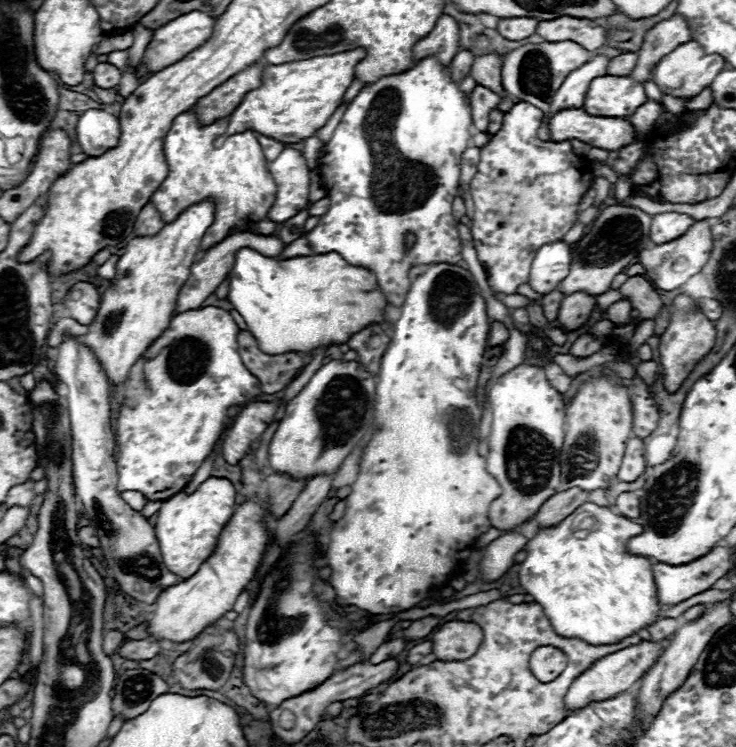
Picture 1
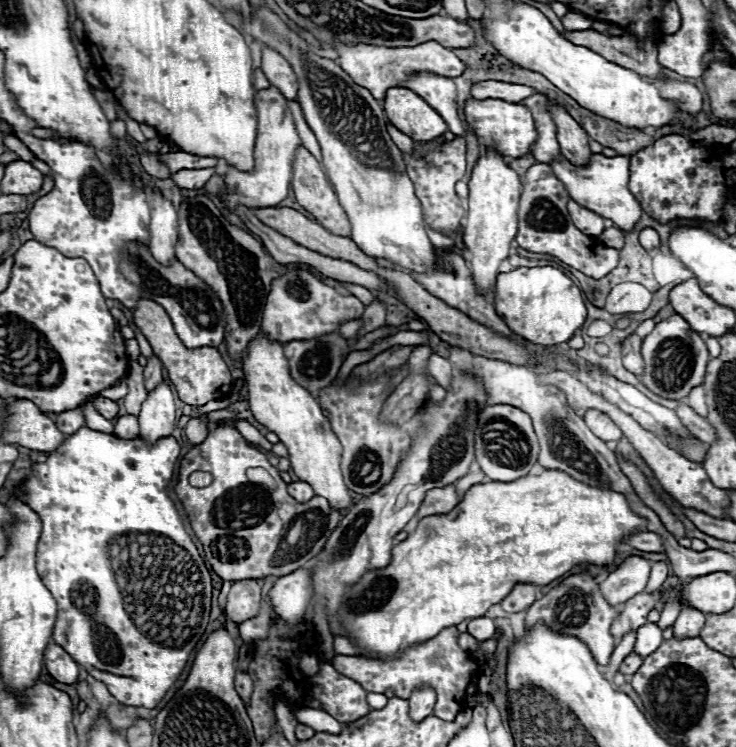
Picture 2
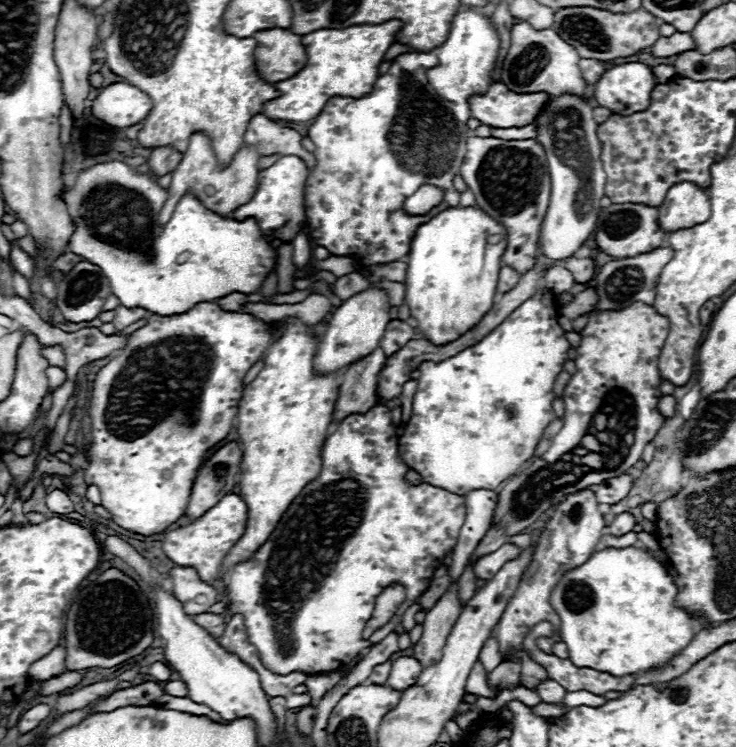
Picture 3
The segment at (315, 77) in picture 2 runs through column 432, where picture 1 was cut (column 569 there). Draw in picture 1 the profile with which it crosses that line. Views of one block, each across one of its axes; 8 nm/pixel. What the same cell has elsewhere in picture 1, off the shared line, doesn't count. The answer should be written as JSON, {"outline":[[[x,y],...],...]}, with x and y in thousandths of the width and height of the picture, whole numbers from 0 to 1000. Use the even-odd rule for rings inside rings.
{"outline":[[[764,321],[753,327],[739,327],[726,340],[723,348],[723,359],[720,359],[723,388],[731,391],[734,396],[742,396],[750,388],[755,388],[761,375],[772,369],[774,351],[777,351],[777,332],[772,327],[766,327]]]}

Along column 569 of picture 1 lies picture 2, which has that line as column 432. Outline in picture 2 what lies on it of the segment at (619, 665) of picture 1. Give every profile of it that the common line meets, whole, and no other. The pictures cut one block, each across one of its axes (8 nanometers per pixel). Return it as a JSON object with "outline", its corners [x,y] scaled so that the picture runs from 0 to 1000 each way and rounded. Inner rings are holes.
{"outline":[[[587,921],[563,924],[560,932],[554,934],[554,940],[557,940],[557,961],[563,967],[573,967],[579,959],[587,956],[590,940],[592,940],[592,929],[590,929]]]}

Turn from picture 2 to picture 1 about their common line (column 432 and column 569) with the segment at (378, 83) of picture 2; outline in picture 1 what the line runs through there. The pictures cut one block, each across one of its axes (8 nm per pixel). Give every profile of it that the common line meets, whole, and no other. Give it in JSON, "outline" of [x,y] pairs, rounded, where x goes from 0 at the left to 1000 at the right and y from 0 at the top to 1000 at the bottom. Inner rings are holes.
{"outline":[[[736,56],[736,59],[712,59],[696,67],[682,86],[682,115],[690,126],[704,134],[717,134],[728,139],[739,153],[747,147],[750,129],[772,102],[772,96],[788,91],[802,80],[802,70],[780,56]]]}

